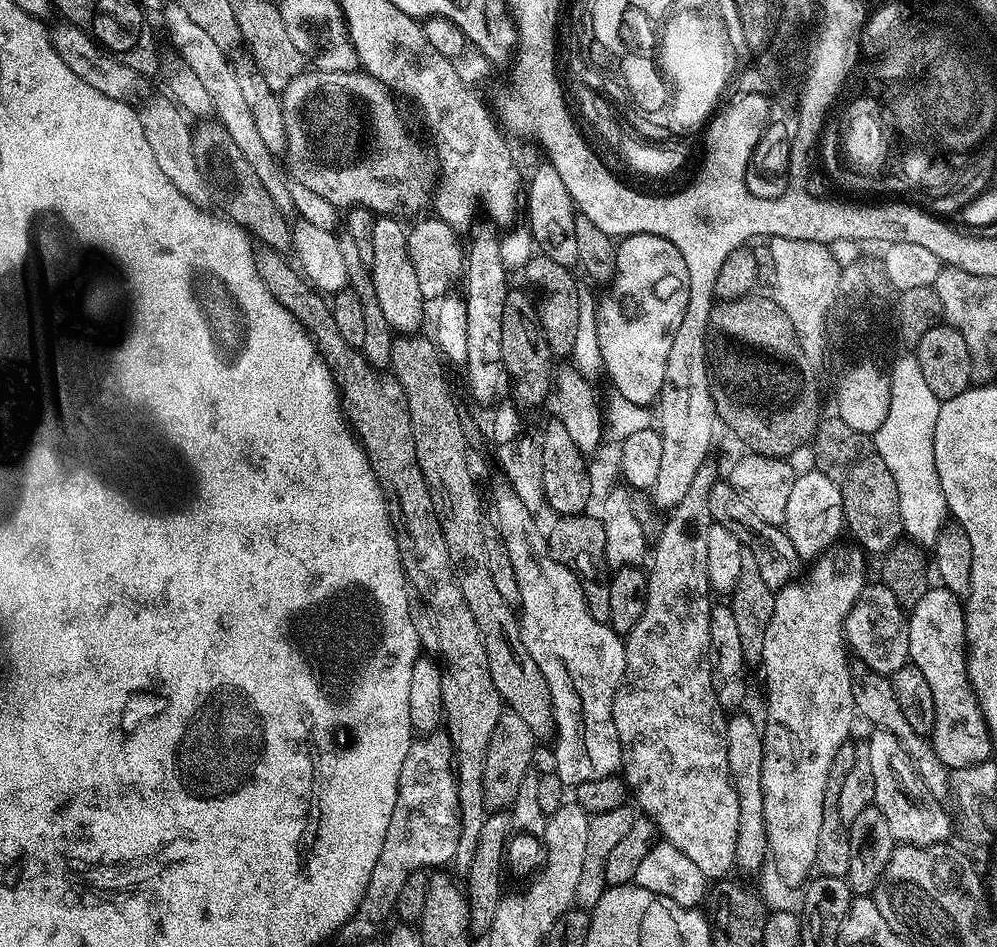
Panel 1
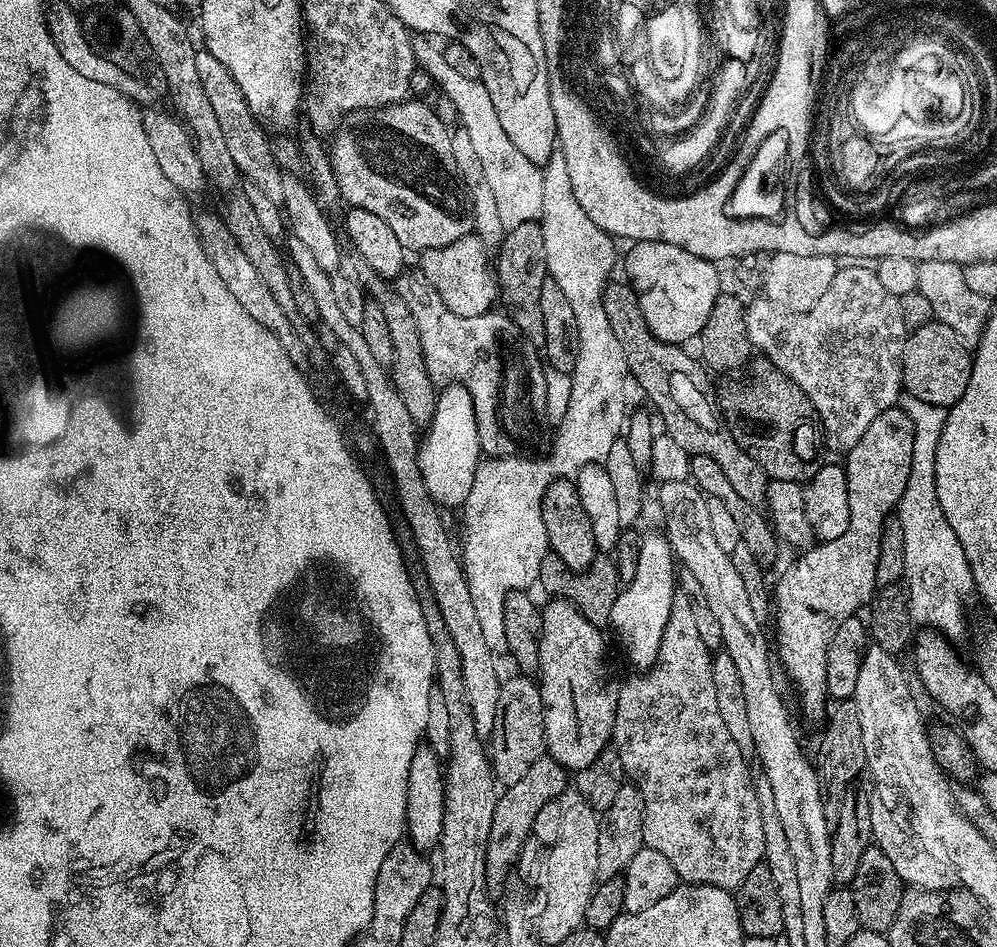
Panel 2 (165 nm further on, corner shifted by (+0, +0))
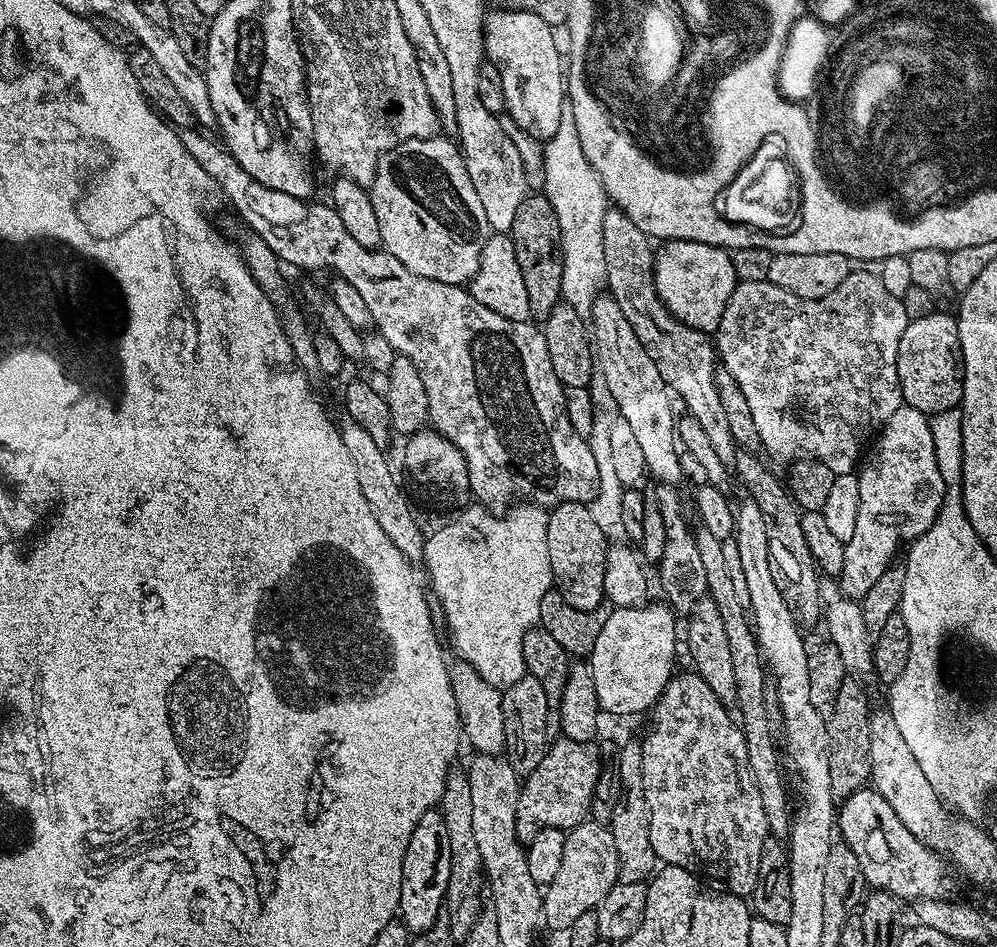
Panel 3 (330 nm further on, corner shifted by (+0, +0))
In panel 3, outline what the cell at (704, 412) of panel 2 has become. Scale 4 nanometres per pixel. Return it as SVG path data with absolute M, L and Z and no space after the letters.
M737 455L734 465L734 476L744 483L747 497L758 502L766 521L766 542L770 546L772 573L778 586L778 594L782 594L782 602L790 606L790 614L796 619L801 629L808 630L822 620L822 605L820 602L821 573L816 566L816 560L810 554L810 546L806 546L806 534L802 534L802 511L796 504L792 493L786 487L785 481L780 481L759 455Z

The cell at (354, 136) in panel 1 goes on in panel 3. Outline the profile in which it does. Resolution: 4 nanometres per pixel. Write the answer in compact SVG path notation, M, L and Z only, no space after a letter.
M437 134L425 140L407 140L382 153L376 163L370 195L374 202L374 214L378 217L378 227L382 229L380 243L383 251L398 258L406 270L422 278L461 286L472 281L490 229L486 222L486 210L482 210L478 190L474 190L474 182L470 182L470 174L466 174L466 162L455 139Z

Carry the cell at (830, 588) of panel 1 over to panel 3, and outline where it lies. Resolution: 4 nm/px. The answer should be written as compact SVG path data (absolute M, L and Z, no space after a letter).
M902 406L890 414L858 468L858 523L854 525L854 538L844 546L844 561L838 577L844 595L857 602L863 600L870 586L874 586L897 559L896 543L899 540L911 542L926 534L926 530L934 526L934 518L938 518L943 505L944 483L942 473L938 471L938 457L934 454L930 417L922 410Z

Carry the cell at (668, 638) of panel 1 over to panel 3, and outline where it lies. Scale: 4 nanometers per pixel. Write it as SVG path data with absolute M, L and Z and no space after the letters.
M694 670L688 672L677 671L672 680L666 686L663 694L656 699L656 705L650 709L652 725L648 728L648 733L640 740L642 750L642 786L646 790L646 806L648 807L648 817L650 818L650 846L654 846L654 854L661 865L673 864L682 866L682 870L693 872L708 882L715 882L723 886L727 891L736 896L745 898L751 897L754 886L758 882L758 866L760 865L760 855L762 846L770 839L768 823L766 822L766 810L762 810L762 798L758 798L758 786L754 786L754 778L750 774L750 766L746 758L746 738L744 730L739 723L727 712L725 701L720 700L702 682L702 678Z

